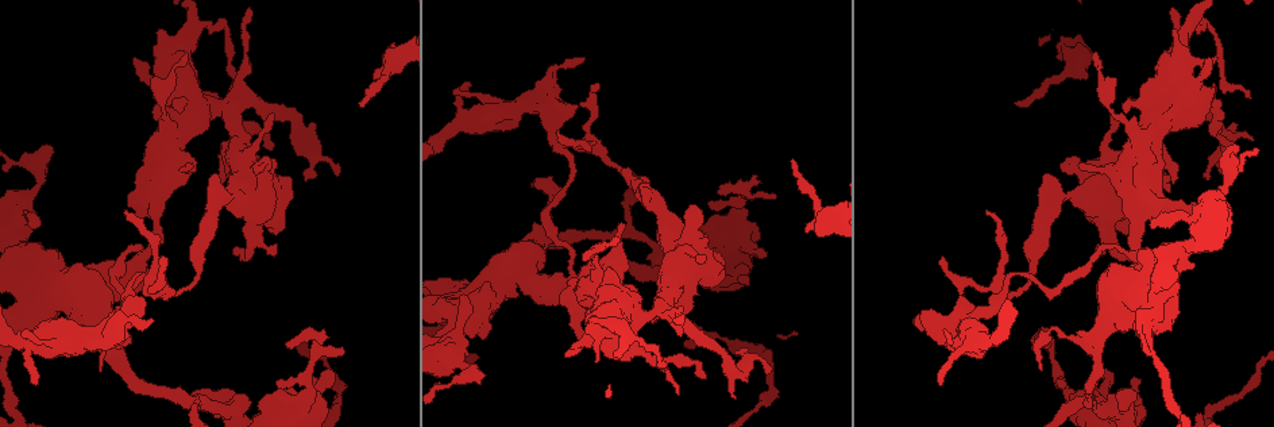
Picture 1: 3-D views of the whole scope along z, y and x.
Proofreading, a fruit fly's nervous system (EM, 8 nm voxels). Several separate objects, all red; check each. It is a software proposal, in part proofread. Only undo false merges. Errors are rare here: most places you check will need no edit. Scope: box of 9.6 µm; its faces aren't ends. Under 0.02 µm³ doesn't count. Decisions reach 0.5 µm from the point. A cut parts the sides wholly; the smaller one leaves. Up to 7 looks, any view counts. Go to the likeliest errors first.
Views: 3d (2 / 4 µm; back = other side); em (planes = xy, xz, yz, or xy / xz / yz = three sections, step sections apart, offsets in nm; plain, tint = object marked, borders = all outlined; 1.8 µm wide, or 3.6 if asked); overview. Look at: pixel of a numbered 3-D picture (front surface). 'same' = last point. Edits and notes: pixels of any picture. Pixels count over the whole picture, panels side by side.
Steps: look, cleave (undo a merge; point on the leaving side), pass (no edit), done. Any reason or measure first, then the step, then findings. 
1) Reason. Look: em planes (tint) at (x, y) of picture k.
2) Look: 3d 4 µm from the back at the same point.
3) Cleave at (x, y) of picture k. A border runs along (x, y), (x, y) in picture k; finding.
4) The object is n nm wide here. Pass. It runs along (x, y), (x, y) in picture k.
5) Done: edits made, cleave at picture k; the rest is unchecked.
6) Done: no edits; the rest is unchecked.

Abrupt turn. Look: em xz step 4 (tint) at (1128, 405) of picture 1.

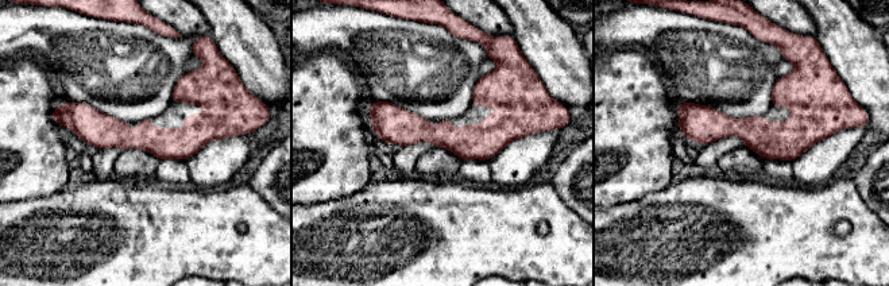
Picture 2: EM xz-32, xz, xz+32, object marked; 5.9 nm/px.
Cut it another way. Look: em planes (tint) at the same point.

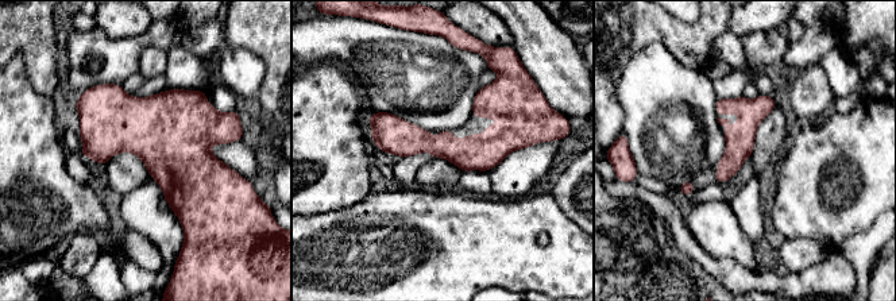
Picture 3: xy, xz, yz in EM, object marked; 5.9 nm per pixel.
Pass. It runs along (373, 118), (448, 147), (522, 137) in picture 3; all the same cell.

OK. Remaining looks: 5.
Sharp bend. Look: em yz step 4 (tint) at (242, 98) of picture 1.

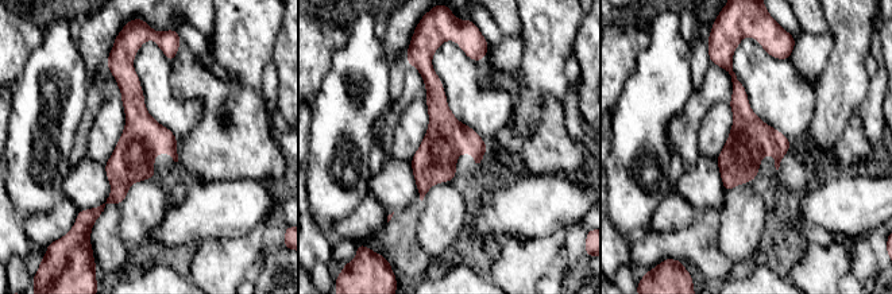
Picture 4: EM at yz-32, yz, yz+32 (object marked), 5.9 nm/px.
Pass. It runs along (127, 66), (134, 157), (111, 200) in picture 4; continuous, no second cell.

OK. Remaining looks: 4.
Thick turns thin. Look: 3d 2 µm at (553, 140) of picture 1.

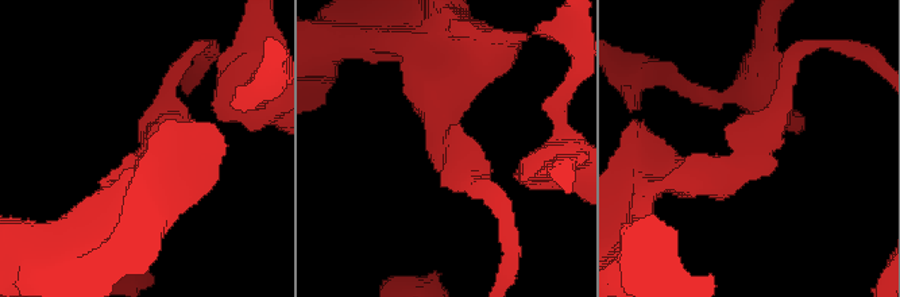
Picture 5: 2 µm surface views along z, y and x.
Look: em planes (tint) at (437, 151) of picture 5.

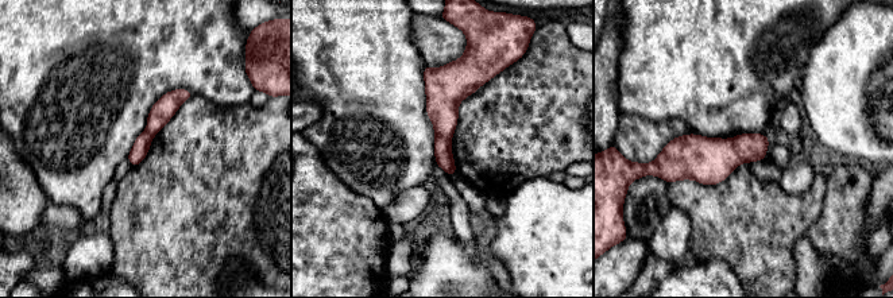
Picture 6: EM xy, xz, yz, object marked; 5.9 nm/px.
The object is 100 nm wide here. Cleave at (142, 143) of picture 6. A border runs along (145, 130), (153, 136) in picture 6; two cells meet here.

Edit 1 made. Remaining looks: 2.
Done: edits made, cleave at picture 6; the rest is unchecked.

